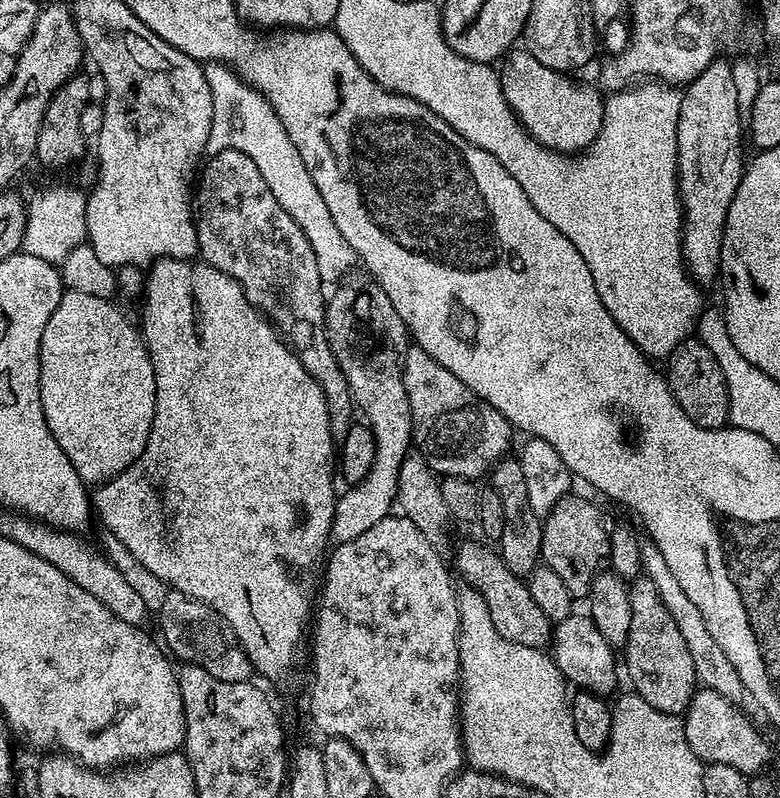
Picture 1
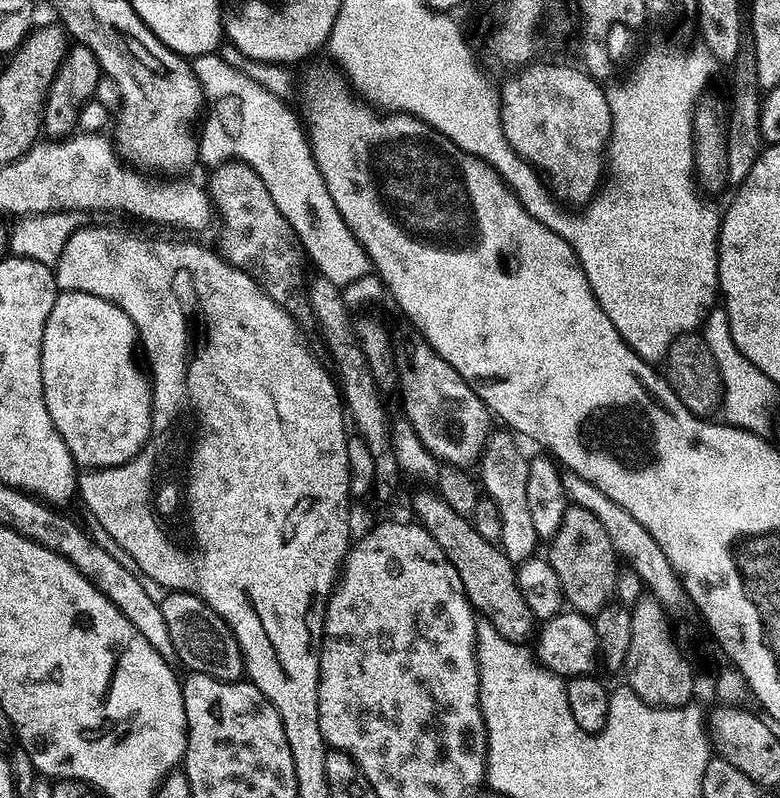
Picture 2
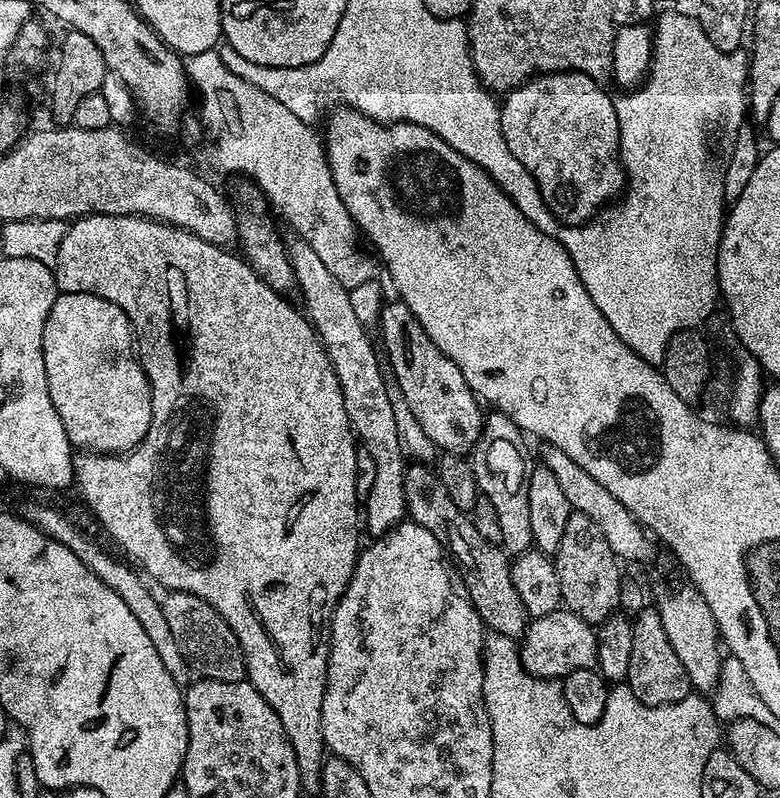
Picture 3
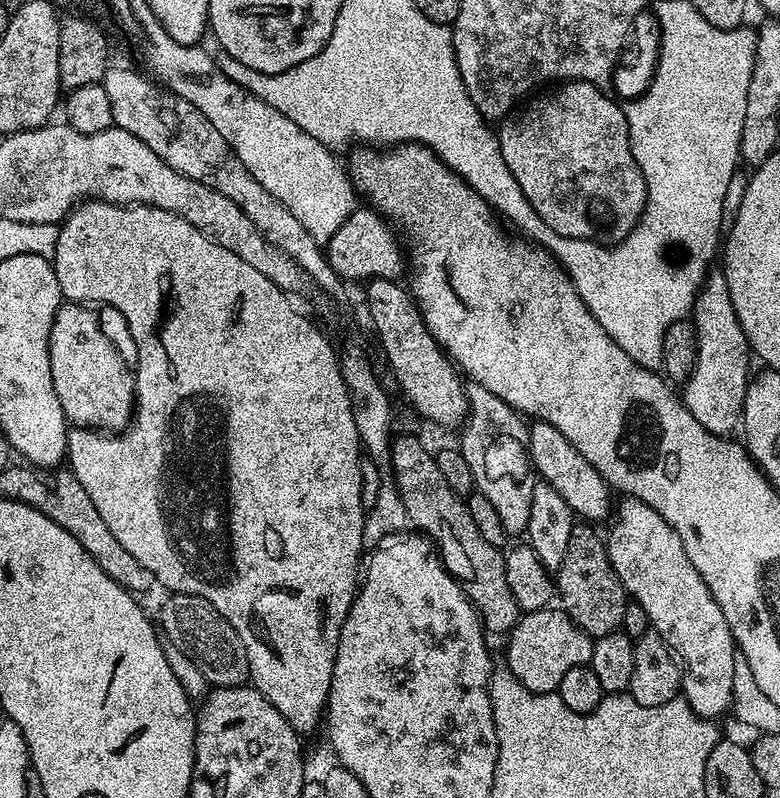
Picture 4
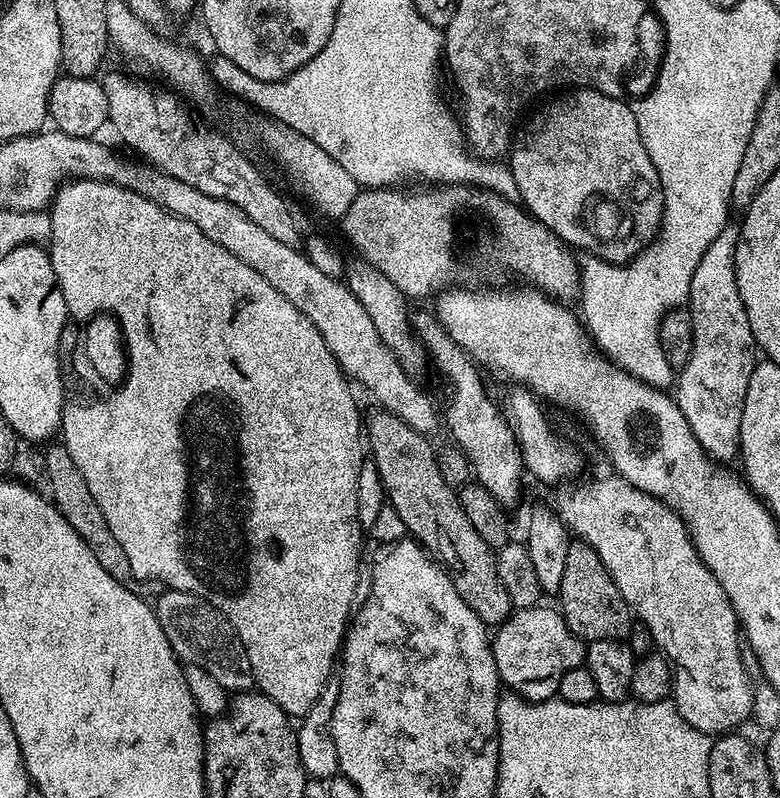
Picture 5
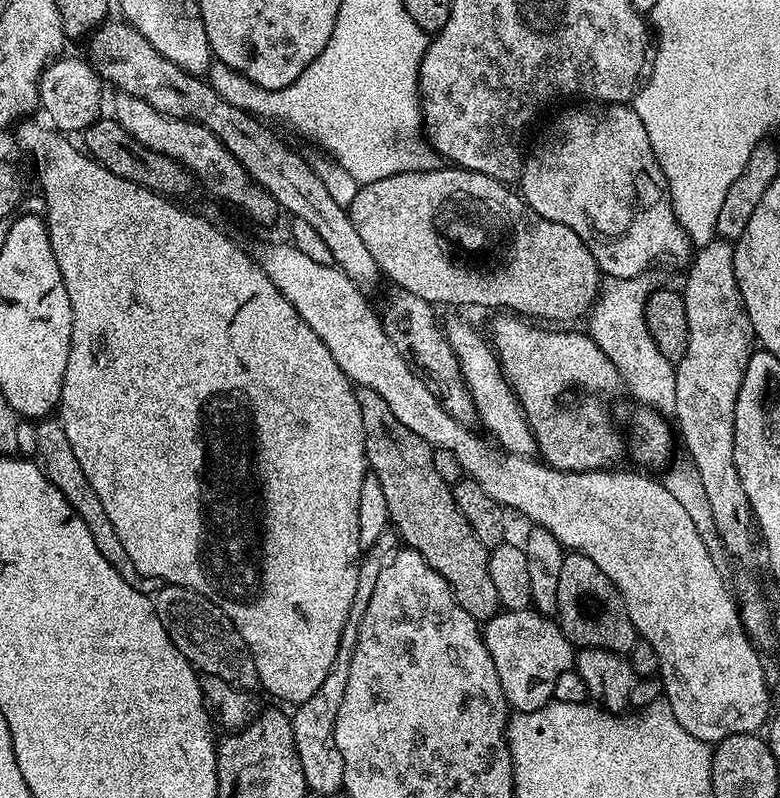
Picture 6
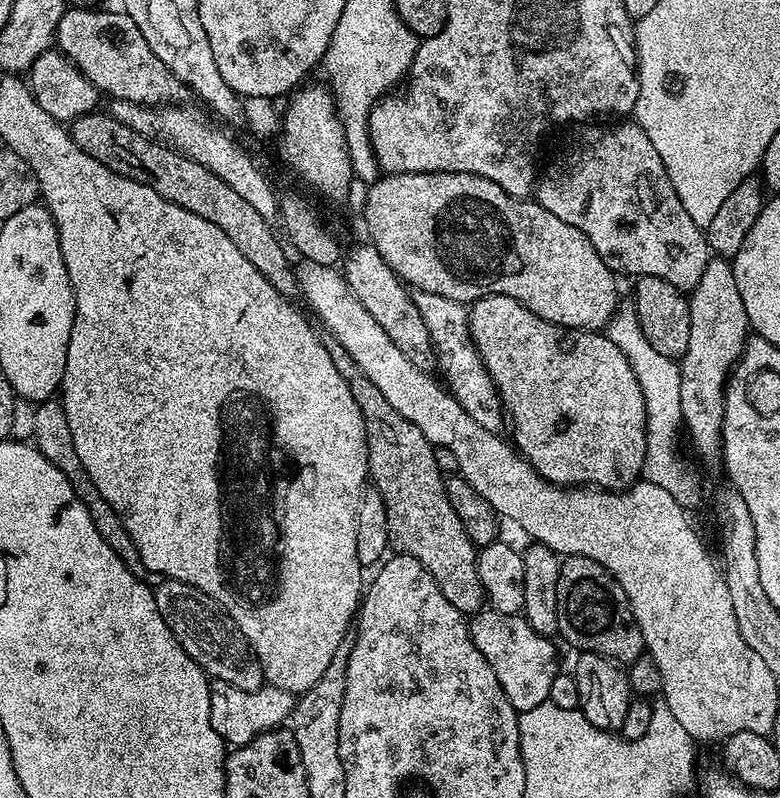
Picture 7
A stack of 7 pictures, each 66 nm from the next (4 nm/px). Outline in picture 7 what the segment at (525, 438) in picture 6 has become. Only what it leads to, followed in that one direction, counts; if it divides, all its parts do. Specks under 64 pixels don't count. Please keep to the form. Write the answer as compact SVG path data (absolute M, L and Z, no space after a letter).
M413 291L412 301L414 306L418 306L418 314L422 314L422 322L426 322L426 330L430 330L432 351L438 357L439 375L448 391L452 393L458 406L462 406L462 410L466 410L466 414L470 414L470 418L478 422L478 426L486 426L486 430L499 433L500 427L505 427L506 413L494 382L472 344L472 335L468 329L469 309L450 298L442 298L440 294L429 292Z

